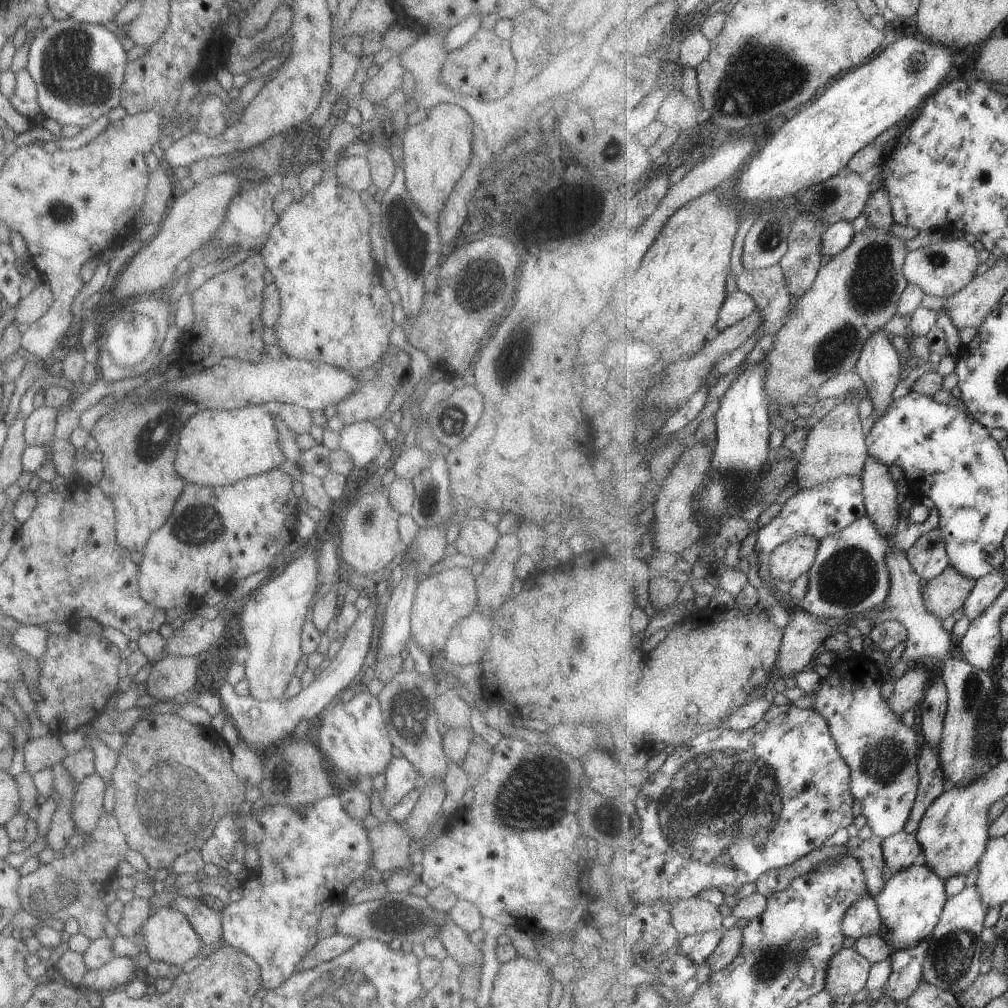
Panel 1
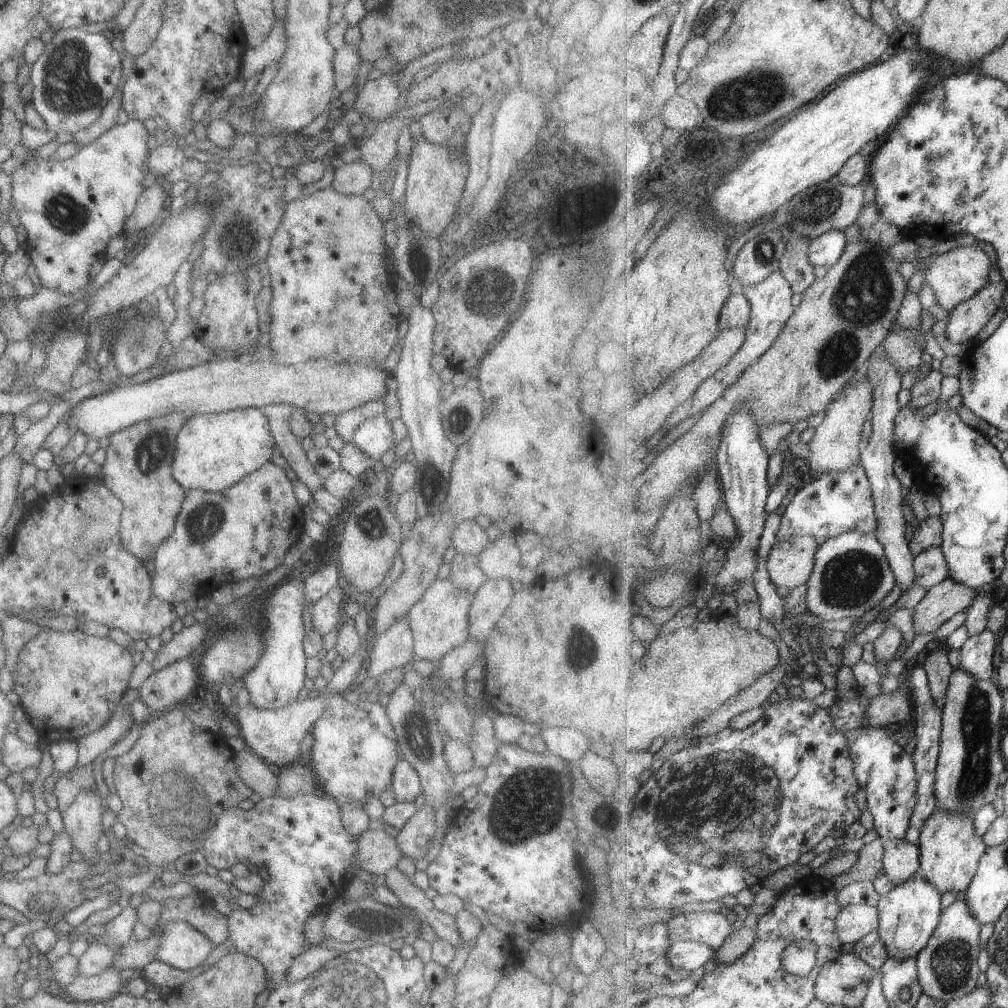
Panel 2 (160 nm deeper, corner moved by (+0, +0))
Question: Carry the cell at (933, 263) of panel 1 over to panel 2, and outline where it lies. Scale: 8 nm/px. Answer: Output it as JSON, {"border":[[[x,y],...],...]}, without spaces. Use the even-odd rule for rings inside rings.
{"border":[[[972,245],[960,246],[941,256],[932,254],[927,258],[915,258],[912,262],[901,264],[899,272],[909,281],[919,270],[925,268],[924,284],[927,284],[935,292],[940,306],[950,312],[957,309],[961,302],[971,300],[975,294],[979,293],[979,290],[983,290],[987,284],[990,284],[989,274],[991,274],[991,266],[994,266],[991,258],[988,258],[981,248]]]}

